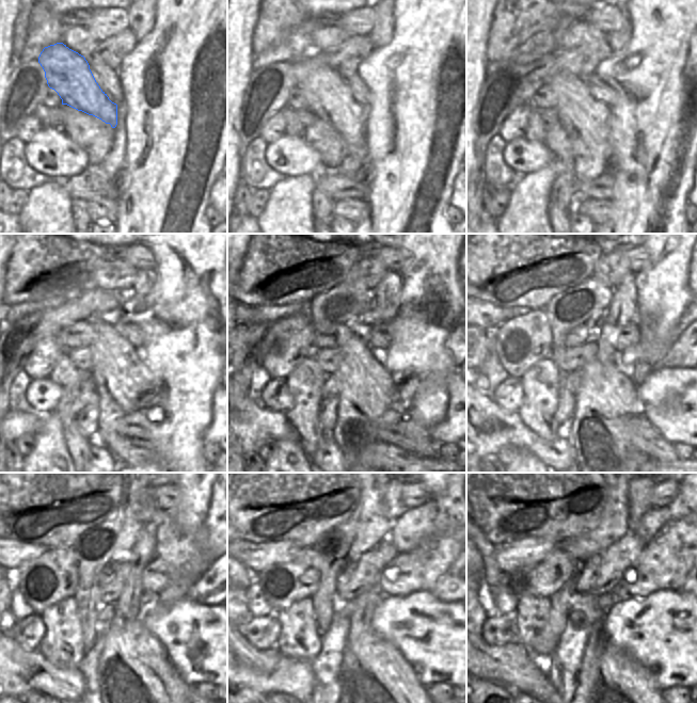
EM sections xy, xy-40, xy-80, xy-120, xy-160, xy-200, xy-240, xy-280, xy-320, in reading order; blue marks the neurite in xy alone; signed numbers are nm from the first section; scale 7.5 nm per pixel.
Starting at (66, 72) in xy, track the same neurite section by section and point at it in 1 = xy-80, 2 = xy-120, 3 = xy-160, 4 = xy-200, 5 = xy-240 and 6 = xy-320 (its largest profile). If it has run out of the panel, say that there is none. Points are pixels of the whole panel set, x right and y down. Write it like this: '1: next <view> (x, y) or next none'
1: next xy-80 (587, 121)
2: next xy-120 (122, 380)
3: next xy-160 (365, 389)
4: next xy-200 (610, 431)
5: next xy-240 (140, 688)
6: next xy-320 (624, 689)

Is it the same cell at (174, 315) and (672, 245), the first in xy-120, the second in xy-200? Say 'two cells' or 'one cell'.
one cell

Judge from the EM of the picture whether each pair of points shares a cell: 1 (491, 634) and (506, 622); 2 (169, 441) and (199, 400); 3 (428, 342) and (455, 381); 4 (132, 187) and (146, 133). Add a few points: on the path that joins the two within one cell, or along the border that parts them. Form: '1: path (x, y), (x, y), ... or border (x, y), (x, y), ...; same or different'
1: path (494, 633), (503, 625); same
2: path (178, 431), (184, 426), (189, 410); same
3: border (455, 370), (446, 377), (448, 398); different
4: path (145, 174), (146, 146); same

